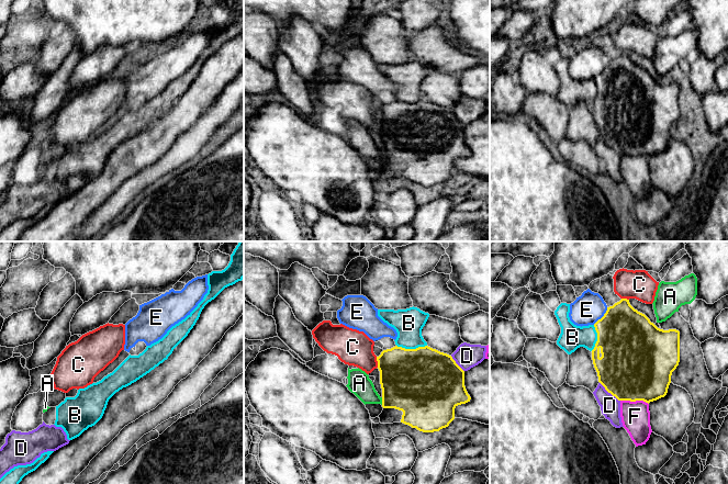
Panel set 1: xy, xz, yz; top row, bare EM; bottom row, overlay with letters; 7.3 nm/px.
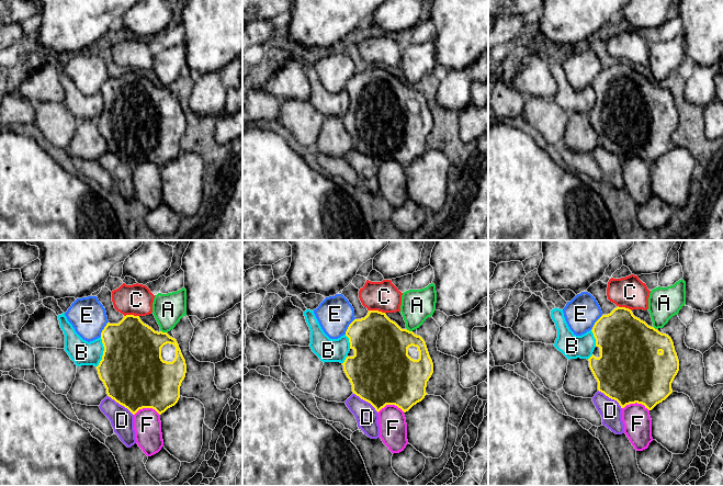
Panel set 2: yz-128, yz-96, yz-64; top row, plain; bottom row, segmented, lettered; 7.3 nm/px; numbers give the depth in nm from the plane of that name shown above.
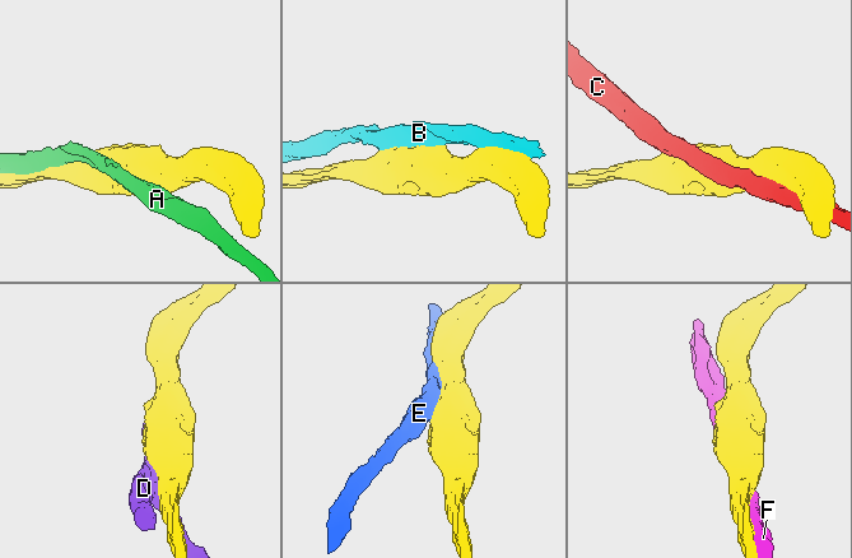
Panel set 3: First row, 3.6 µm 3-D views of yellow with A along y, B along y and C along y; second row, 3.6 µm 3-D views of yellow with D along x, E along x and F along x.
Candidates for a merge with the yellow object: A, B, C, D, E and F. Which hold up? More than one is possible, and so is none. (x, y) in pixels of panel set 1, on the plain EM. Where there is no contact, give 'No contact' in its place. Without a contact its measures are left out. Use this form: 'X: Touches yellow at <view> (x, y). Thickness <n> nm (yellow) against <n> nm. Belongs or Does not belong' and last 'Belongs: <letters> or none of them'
A: Touches yellow at xz (382, 155). Thickness 440 nm (yellow) against 160 nm. Does not belong
B: Touches yellow at xz (412, 103). Thickness 500 nm (yellow) against 220 nm. Belongs
C: Touches yellow at xz (378, 116). Thickness 420 nm (yellow) against 260 nm. Does not belong
D: Touches yellow at yz (609, 146). Thickness 500 nm (yellow) against 140 nm. Does not belong
E: Touches yellow at yz (603, 70). Thickness 420 nm (yellow) against 220 nm. Does not belong
F: Touches yellow at yz (635, 155). Thickness 500 nm (yellow) against 200 nm. Does not belong
Belongs: B

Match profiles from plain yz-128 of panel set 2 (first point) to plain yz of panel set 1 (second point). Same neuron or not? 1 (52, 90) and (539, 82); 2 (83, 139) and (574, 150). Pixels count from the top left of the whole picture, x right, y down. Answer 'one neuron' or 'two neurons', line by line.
1: one neuron
2: two neurons

